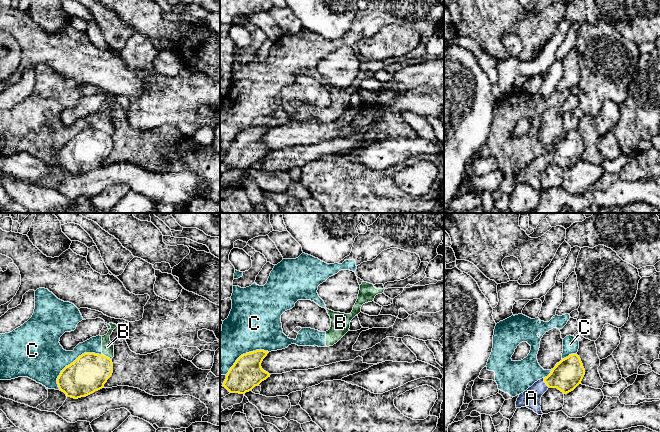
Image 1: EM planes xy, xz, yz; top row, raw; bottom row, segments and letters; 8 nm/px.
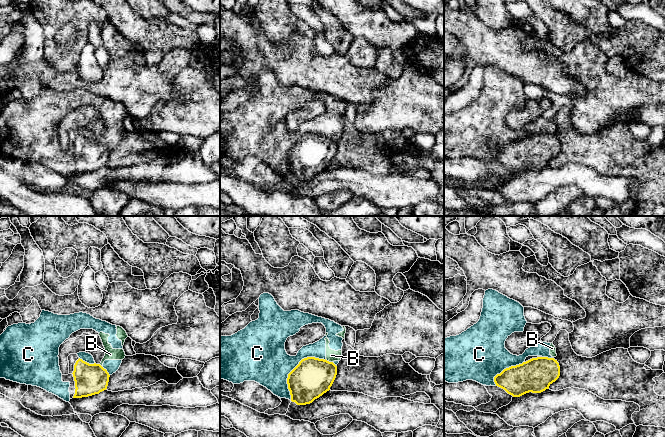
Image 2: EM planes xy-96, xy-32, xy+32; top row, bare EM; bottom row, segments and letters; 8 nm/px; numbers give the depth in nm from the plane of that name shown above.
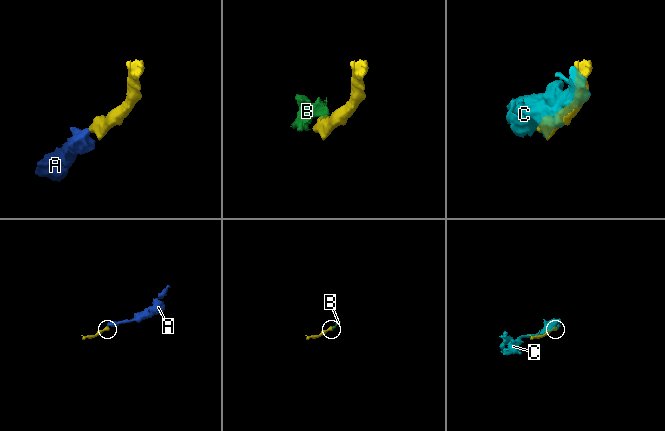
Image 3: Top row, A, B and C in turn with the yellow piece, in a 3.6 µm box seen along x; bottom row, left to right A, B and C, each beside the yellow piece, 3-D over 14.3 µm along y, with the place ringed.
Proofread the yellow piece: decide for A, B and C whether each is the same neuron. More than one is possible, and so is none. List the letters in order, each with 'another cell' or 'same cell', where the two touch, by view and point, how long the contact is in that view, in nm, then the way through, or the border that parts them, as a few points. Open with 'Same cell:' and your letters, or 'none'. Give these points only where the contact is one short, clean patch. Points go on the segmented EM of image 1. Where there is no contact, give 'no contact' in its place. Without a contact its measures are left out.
Same cell: A
A: same cell; contact yz (545, 382); length 90 nm; way yz (567, 374), (545, 382), (531, 398)
B: another cell; contact xy (107, 357); length 80 nm; border xy (103, 354), (110, 359)
C: another cell; contact xy (74, 361); length 460 nm

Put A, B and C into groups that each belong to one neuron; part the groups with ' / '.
A / B C

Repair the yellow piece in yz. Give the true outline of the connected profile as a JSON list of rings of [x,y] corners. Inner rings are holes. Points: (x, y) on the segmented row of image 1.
[[[571,354],[562,359],[552,369],[551,373],[535,382],[521,393],[516,401],[516,408],[527,407],[538,415],[541,411],[541,397],[549,388],[557,388],[563,394],[573,391],[585,375],[585,369],[577,354]]]

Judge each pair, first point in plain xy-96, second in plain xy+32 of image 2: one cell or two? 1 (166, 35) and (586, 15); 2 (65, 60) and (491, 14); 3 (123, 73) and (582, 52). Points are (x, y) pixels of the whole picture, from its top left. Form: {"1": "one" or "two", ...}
{"1": "one", "2": "one", "3": "two"}

